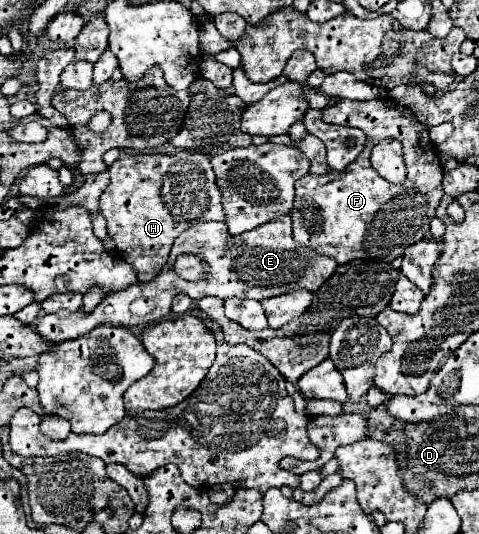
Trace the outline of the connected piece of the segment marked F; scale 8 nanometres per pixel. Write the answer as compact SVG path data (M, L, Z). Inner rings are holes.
M342 100L340 104L326 108L322 112L322 120L328 124L360 128L366 134L366 146L356 162L344 170L342 178L318 184L316 174L306 174L304 180L296 182L294 210L290 214L294 240L320 254L336 258L338 264L356 259L390 263L402 256L410 244L428 234L430 220L444 196L444 170L428 136L428 126L420 124L404 104L396 104L392 100ZM390 136L398 136L402 142L407 175L406 182L400 186L382 180L370 166L370 150ZM394 198L398 198L398 202L390 202Z

